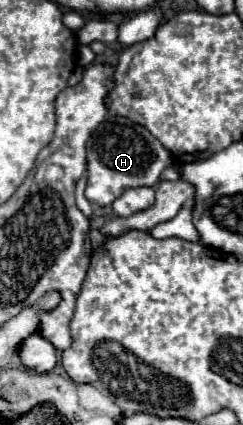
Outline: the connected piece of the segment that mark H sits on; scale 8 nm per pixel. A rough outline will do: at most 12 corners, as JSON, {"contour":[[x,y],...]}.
{"contour":[[128,117],[86,143],[86,199],[152,187],[170,153]]}

